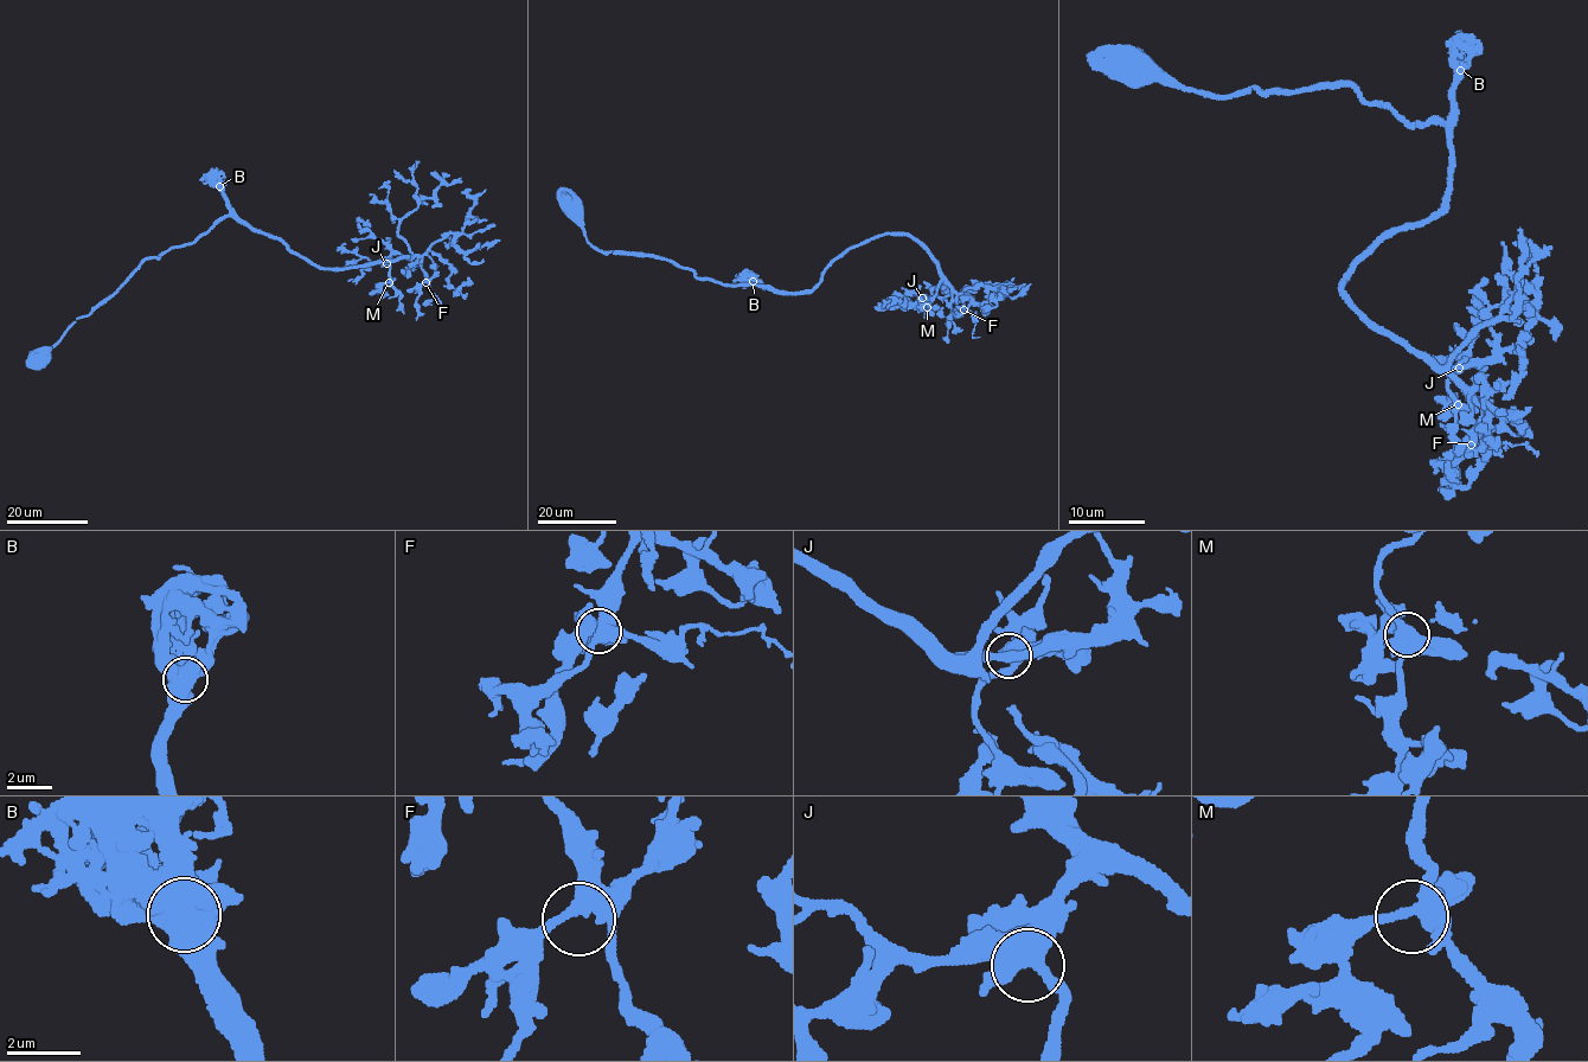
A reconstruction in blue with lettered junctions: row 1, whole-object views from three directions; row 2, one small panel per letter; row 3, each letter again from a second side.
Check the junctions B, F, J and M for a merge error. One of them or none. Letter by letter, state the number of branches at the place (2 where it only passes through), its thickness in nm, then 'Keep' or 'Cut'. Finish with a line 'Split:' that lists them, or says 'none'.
B: Branches: 4. Thickness 750 nm. Keep
F: Branches: 4. Thickness 400 nm. Keep
J: Branches: 4. Thickness 550 nm. Keep
M: Branches: 5. Thickness 460 nm. Keep
Split: none

